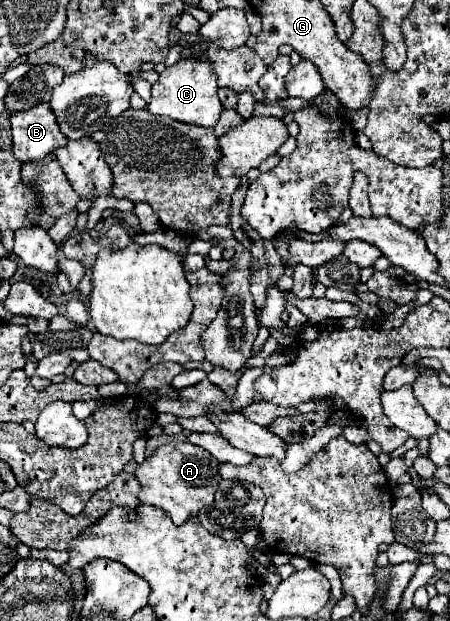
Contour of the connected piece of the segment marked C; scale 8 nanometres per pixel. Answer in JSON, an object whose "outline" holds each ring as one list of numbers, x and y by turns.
{"outline":[[181,59,175,65,167,67,161,73,159,81,153,85,153,97,147,109,153,115,165,115,181,123,215,127,223,107,217,97,217,75,213,75,213,67,205,61,195,59]]}

